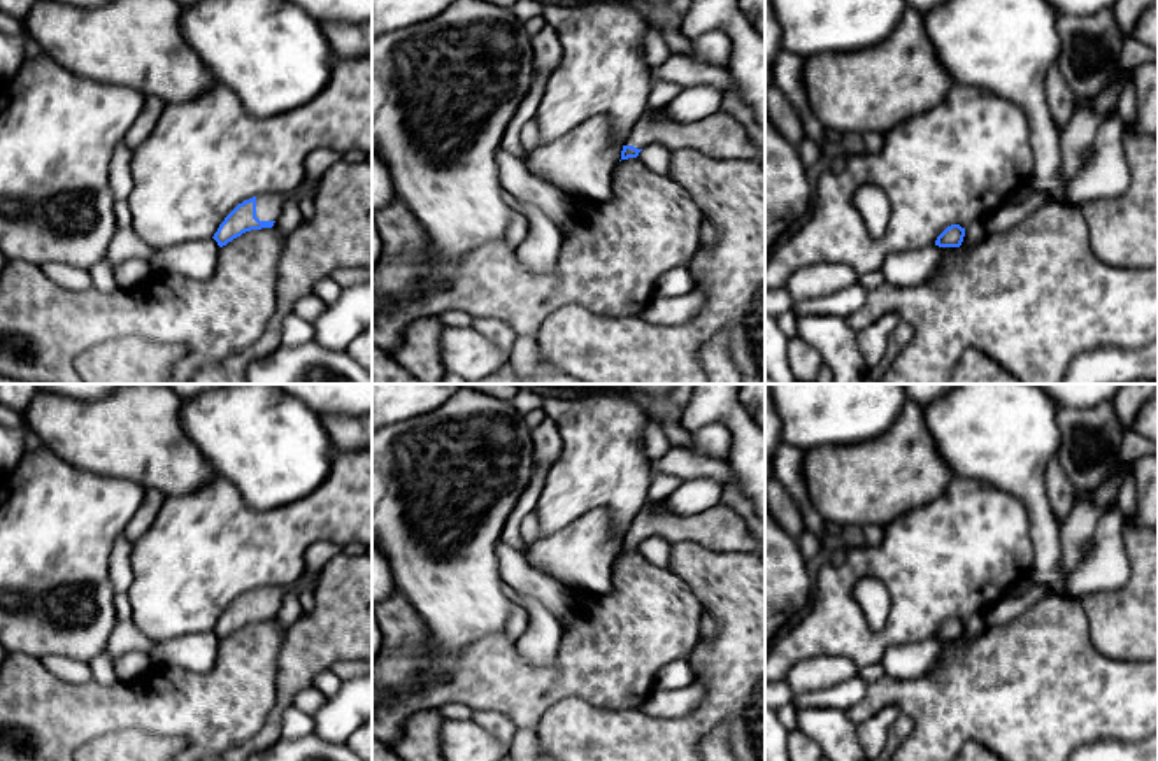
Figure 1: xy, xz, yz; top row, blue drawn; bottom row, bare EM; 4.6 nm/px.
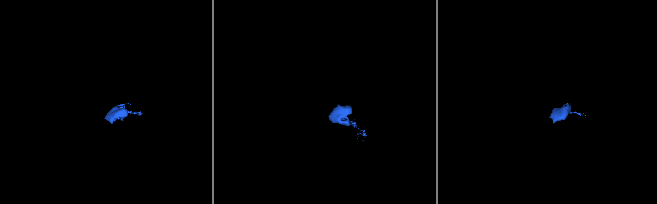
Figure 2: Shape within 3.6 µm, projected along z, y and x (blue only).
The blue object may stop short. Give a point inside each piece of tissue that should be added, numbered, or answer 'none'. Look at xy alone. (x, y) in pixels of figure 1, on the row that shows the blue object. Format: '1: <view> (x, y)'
1: xy (269, 207)

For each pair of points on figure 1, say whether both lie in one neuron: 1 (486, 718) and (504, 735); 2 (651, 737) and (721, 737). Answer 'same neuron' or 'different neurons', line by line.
1: same neuron
2: different neurons

